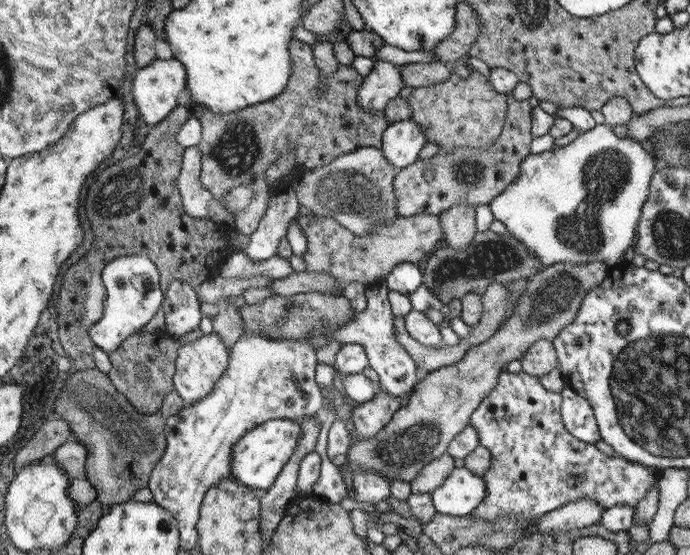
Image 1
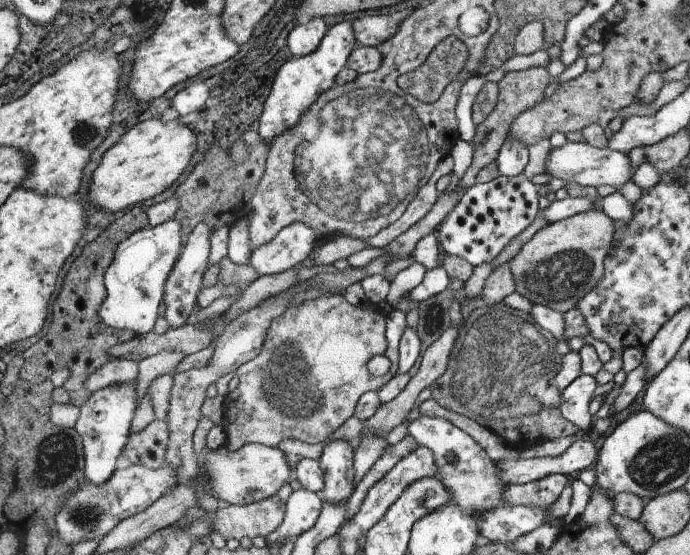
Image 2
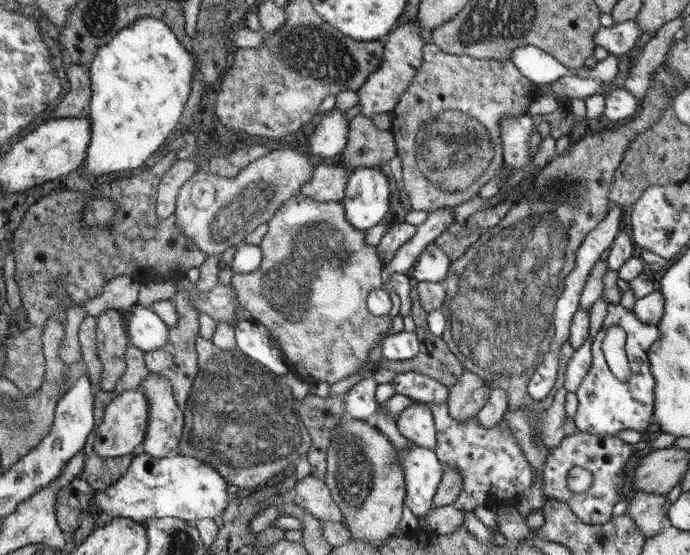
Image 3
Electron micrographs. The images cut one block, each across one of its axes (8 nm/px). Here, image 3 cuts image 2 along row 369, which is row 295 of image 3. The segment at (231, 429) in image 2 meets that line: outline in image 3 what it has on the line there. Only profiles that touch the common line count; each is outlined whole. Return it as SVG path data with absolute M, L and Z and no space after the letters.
M295 196L267 222L267 232L257 244L261 248L261 264L255 272L233 274L231 282L237 290L239 304L251 312L255 324L263 324L277 338L287 366L301 378L311 378L325 384L341 382L349 376L375 376L375 370L363 372L375 344L391 330L391 318L375 316L367 310L365 298L375 288L385 288L383 260L377 248L367 242L367 230L355 228L347 220L347 206L323 204L309 196Z

